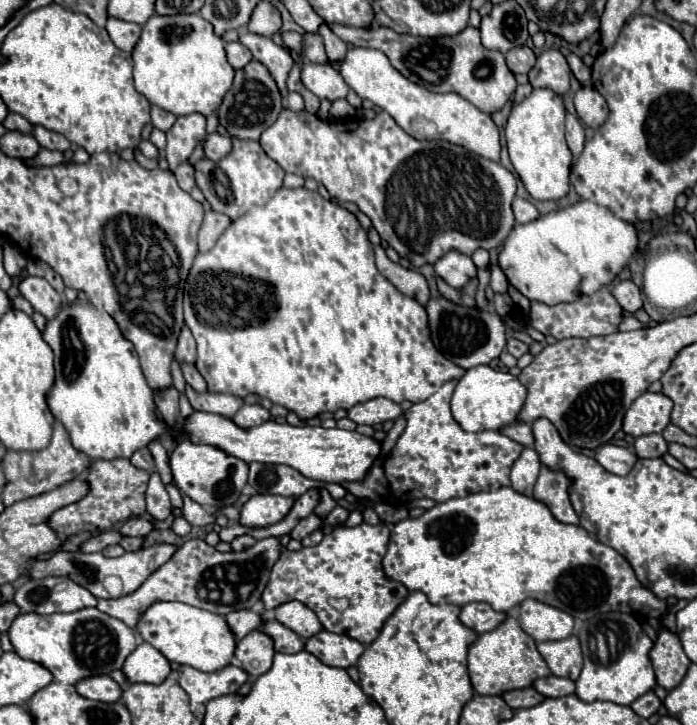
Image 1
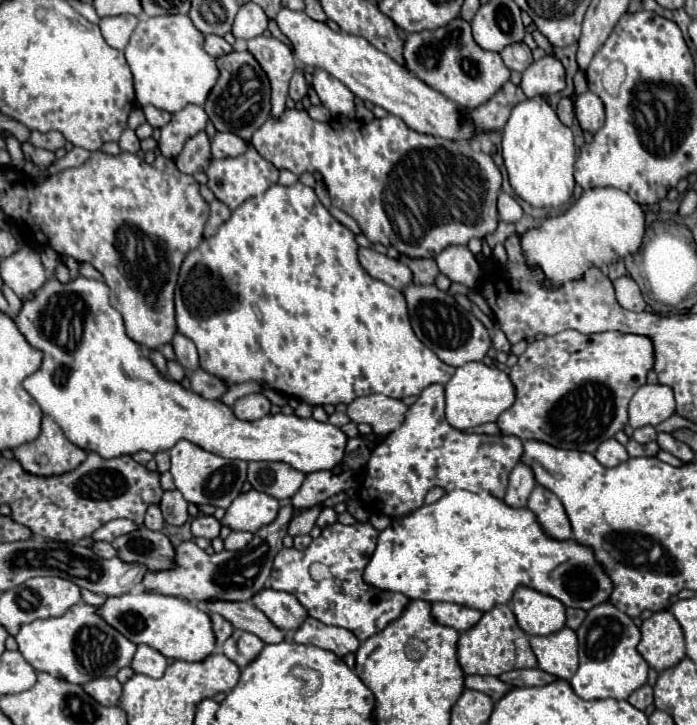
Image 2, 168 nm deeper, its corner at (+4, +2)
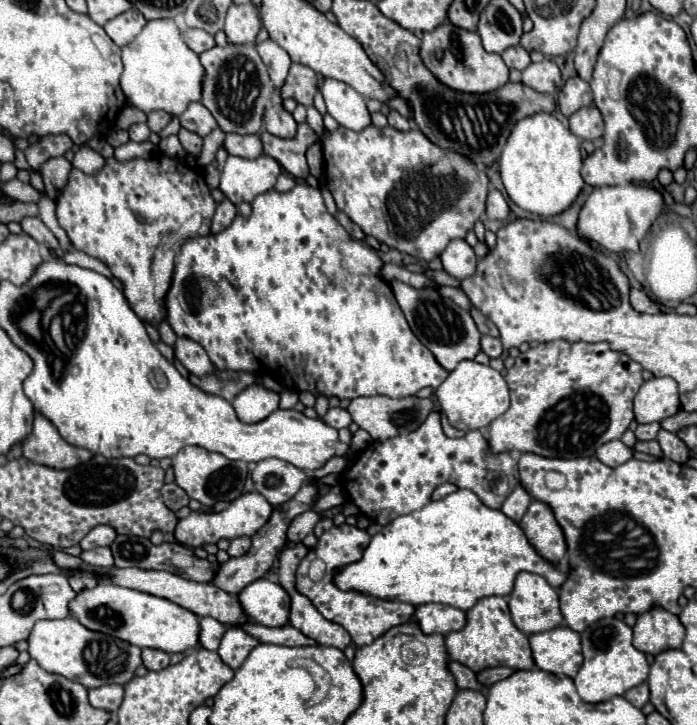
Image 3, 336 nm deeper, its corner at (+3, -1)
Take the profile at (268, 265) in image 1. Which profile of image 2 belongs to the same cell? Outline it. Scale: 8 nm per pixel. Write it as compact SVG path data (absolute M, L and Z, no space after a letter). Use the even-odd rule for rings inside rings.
M295 183L293 187L273 185L261 197L247 199L239 209L235 209L231 213L229 221L225 221L215 235L203 237L199 247L187 253L187 257L181 265L179 281L177 281L177 289L175 289L177 331L183 333L185 337L189 337L197 345L201 369L225 379L227 385L237 385L237 383L245 383L245 381L261 381L265 387L281 391L285 395L299 397L299 399L307 401L309 405L327 405L327 403L349 405L355 397L363 397L363 395L371 395L371 393L383 393L393 399L403 399L409 395L419 395L425 387L429 387L433 383L445 385L451 379L451 375L455 373L455 369L445 365L431 349L427 349L415 337L415 333L411 329L409 315L405 309L405 297L401 293L411 281L413 281L413 275L411 275L409 267L405 267L401 261L389 259L387 255L381 255L381 253L377 253L373 249L365 249L365 247L359 247L359 251L357 251L355 235L345 225L335 221L335 217L321 205L321 201L317 199L317 195L311 187L307 187L303 183Z

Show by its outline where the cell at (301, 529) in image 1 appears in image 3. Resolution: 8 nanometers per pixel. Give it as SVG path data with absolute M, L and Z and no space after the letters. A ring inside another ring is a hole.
M308 510L300 516L296 516L296 520L292 520L290 528L288 528L288 540L290 542L302 542L306 538L306 534L310 534L314 530L314 524L320 520L320 514L316 514L314 510Z

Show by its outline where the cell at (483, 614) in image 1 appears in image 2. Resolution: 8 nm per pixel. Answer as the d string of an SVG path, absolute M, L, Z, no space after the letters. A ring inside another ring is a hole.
M431 603L431 615L437 623L453 627L459 633L463 633L471 629L471 625L475 625L475 621L479 621L483 613L457 603Z

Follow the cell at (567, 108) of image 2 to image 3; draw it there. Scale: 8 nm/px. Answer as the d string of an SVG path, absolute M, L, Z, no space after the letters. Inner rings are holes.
M570 78L560 94L558 94L558 108L560 112L568 118L572 116L576 110L580 110L582 106L588 106L592 104L592 90L590 90L590 84L584 82L582 78Z

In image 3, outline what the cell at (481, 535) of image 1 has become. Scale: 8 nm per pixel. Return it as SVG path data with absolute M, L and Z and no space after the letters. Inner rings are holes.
M456 490L438 502L428 502L422 510L398 516L372 536L364 558L356 564L344 566L334 582L340 590L358 590L382 600L400 600L414 606L440 602L458 610L470 610L478 600L488 596L510 596L514 580L520 572L532 572L542 576L552 588L560 588L570 570L560 570L552 562L544 560L536 548L532 548L520 522L508 518L500 510L488 508L472 490Z

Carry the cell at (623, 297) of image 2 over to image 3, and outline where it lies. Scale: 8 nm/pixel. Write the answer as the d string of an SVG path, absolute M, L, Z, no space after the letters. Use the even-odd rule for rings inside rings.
M630 290L630 306L636 310L636 312L646 312L646 314L656 314L660 312L660 306L656 302L652 302L646 292L642 290Z

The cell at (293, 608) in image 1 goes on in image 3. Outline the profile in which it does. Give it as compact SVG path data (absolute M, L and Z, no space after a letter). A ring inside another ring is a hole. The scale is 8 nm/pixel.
M266 578L256 580L240 592L240 604L246 616L262 626L286 626L290 616L290 596L280 586Z

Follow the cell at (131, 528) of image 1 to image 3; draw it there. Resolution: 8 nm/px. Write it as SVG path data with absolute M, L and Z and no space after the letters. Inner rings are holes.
M96 526L96 528L92 528L92 532L88 532L88 536L84 536L80 546L82 546L82 550L110 546L114 542L114 538L116 538L116 530L112 526Z

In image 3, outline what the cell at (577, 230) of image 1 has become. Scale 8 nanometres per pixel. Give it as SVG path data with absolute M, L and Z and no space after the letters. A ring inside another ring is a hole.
M638 184L594 188L594 192L586 198L580 210L576 234L584 242L596 242L610 252L624 252L624 250L638 252L640 240L648 234L660 210L662 210L662 196L654 188Z

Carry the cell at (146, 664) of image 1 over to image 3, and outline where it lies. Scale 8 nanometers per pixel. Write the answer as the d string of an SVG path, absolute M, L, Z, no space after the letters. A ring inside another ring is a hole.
M144 648L142 650L142 662L148 670L164 670L170 664L170 656L162 650L154 650L154 648Z

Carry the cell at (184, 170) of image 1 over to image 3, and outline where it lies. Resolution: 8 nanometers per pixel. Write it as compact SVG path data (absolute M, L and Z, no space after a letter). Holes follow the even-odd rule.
M182 128L178 132L178 138L180 138L180 144L184 146L184 150L186 150L186 154L190 158L198 158L200 156L200 152L202 152L202 138L200 136L196 136L194 132L188 132L188 130Z

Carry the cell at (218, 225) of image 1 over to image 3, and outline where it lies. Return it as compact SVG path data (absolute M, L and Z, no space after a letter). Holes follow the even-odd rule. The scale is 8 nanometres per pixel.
M222 200L218 206L216 206L216 214L212 218L212 234L218 234L222 232L228 224L232 224L234 216L238 214L236 206L230 202L230 200Z

